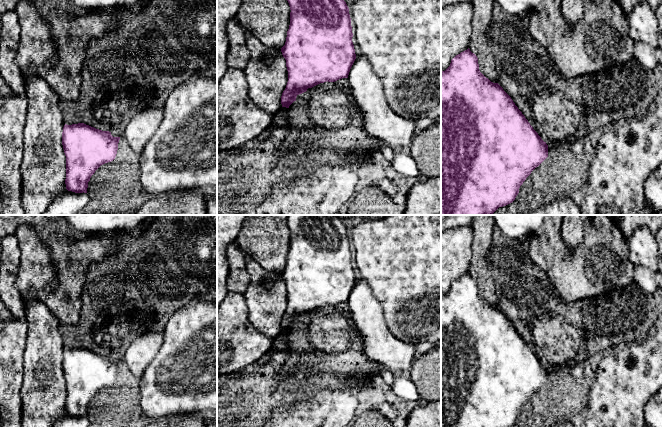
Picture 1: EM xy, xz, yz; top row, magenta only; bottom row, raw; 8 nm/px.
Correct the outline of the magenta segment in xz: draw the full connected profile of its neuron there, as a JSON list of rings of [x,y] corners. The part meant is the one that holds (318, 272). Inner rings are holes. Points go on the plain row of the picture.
[[[288,215],[287,225],[290,230],[290,249],[287,255],[285,269],[281,272],[286,284],[288,306],[281,320],[282,331],[296,325],[296,321],[320,307],[335,306],[348,302],[350,293],[356,283],[352,266],[352,250],[349,232],[338,215]]]

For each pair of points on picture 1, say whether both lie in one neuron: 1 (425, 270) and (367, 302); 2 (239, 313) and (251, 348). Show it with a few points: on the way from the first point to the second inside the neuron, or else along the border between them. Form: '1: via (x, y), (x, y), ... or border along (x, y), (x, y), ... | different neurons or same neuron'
1: border along (361, 278), (381, 306), (384, 319) | different neurons
2: via (239, 322), (240, 337), (242, 339) | same neuron

